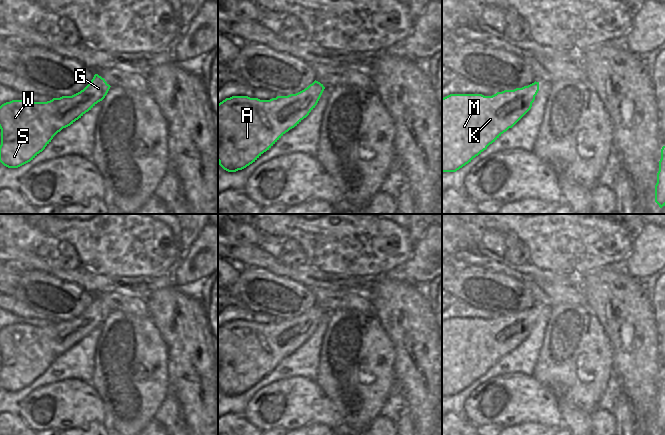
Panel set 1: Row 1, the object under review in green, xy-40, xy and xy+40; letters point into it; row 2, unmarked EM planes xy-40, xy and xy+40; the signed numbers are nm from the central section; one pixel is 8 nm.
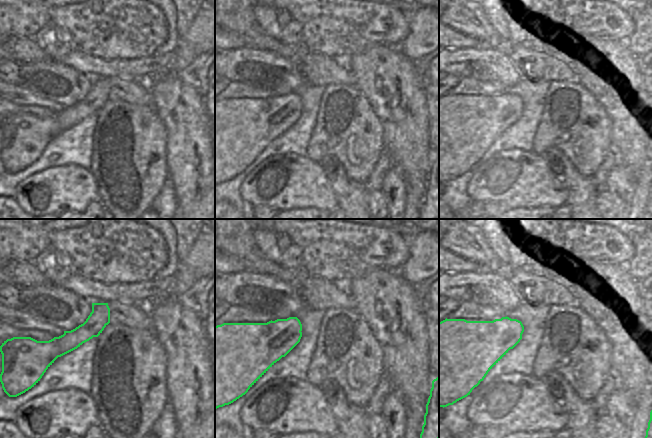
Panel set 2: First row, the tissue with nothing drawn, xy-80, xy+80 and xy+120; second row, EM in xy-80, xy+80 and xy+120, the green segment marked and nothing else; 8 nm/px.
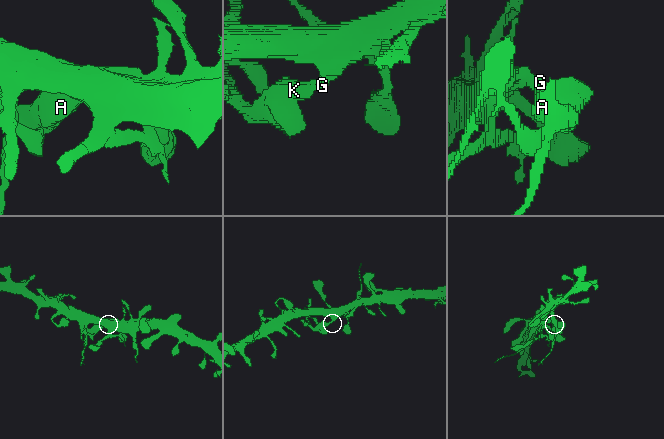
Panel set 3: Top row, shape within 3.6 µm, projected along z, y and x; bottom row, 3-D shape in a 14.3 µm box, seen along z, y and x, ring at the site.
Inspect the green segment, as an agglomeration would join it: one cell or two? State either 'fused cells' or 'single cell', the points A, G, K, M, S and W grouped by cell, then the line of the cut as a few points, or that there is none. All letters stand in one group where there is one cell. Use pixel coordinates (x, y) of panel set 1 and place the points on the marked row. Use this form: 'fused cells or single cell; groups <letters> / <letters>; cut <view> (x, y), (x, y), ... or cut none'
fused cells; groups A K M S W / G; cut xy (309, 85), (309, 100), (282, 116), (282, 128)

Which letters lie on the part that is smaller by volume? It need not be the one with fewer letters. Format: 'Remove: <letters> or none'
Remove: A, K, M, S, W

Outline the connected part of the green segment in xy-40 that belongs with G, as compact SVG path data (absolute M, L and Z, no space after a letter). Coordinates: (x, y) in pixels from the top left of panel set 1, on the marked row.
M95 74L87 87L87 99L77 108L72 111L60 111L58 116L58 128L66 128L81 118L86 112L91 110L98 102L102 101L107 95L110 85L104 78Z

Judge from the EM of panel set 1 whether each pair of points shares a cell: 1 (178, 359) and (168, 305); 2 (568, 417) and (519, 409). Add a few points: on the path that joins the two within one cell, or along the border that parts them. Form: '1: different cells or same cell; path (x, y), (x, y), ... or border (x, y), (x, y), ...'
1: same cell; path (178, 346), (178, 339), (168, 328), (168, 318)
2: different cells; border (558, 400), (557, 406), (563, 424)

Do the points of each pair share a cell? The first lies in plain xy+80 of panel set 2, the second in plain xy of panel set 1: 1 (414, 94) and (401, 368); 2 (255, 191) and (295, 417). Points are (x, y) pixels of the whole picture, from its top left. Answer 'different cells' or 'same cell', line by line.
1: same cell
2: same cell

